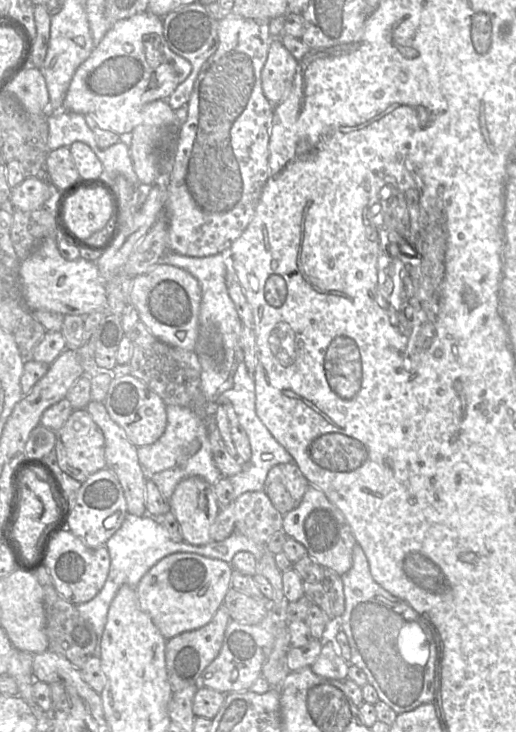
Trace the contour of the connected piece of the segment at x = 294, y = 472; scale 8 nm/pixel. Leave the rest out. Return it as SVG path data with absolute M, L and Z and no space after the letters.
M294 462L283 463L269 470L263 491L278 512L285 515L300 504L309 485Z

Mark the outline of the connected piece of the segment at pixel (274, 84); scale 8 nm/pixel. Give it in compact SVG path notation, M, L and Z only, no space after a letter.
M274 38L261 72L263 93L274 107L288 97L297 67L298 60L284 47L279 38Z

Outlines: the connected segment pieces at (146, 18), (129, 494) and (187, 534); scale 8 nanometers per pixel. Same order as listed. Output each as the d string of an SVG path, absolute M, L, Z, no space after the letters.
M148 10L115 22L90 56L77 68L66 92L63 109L90 115L104 130L129 135L137 125L142 108L154 100L166 100L192 71L191 63L174 53L163 36L162 17Z
M91 401L87 405L86 411L91 415L93 421L103 433L106 468L116 475L123 488L128 514L140 517L145 516L147 514L145 505L147 479L139 463L137 447L131 443L125 431L111 419L103 403Z
M201 477L185 478L173 491L169 500L169 506L170 512L180 524L184 542L194 546L207 545L213 542L210 528L220 511L220 506L213 491L213 485L207 483Z

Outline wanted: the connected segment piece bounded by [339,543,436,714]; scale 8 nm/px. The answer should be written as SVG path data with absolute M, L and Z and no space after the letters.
M357 543L353 547L349 570L340 576L345 610L339 619L351 649L349 663L366 674L368 684L374 687L379 700L397 714L411 711L422 704L434 703L436 666L434 667L432 631L428 623L406 601L393 596L374 581L365 553Z

